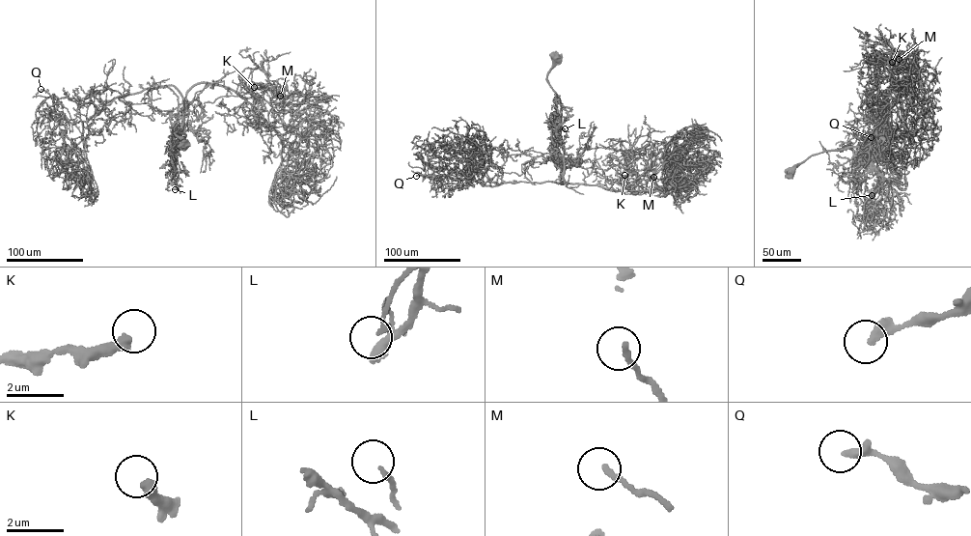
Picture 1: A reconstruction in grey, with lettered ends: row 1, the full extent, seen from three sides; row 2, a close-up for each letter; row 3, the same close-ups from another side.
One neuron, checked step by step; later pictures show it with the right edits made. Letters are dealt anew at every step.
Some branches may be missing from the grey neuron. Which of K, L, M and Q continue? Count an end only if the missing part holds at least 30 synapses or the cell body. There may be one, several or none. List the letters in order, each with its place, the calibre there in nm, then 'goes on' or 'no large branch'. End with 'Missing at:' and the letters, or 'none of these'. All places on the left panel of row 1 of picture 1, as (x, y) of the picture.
K: at (254, 87); 380 nm thick; no large branch
L: at (175, 189); 140 nm thick; no large branch
M: at (280, 96); 200 nm thick; no large branch
Q: at (41, 89); 220 nm thick; no large branch
Missing at: none of these

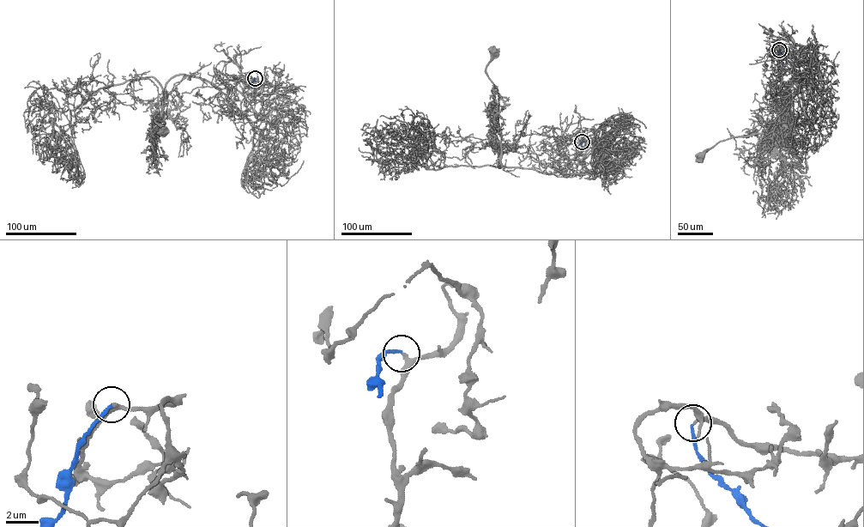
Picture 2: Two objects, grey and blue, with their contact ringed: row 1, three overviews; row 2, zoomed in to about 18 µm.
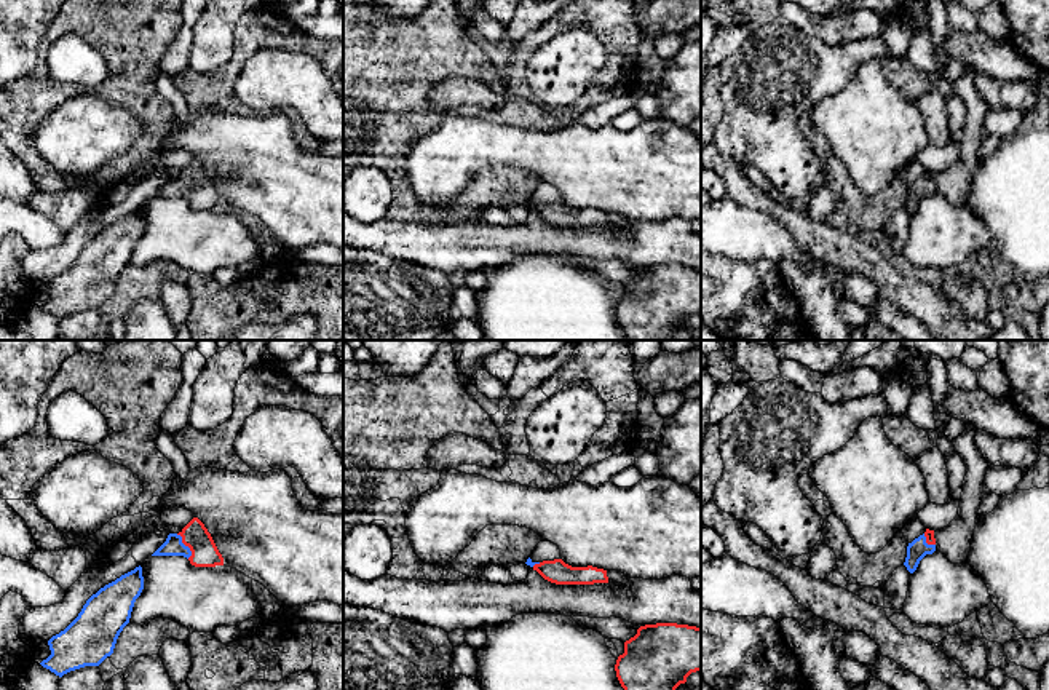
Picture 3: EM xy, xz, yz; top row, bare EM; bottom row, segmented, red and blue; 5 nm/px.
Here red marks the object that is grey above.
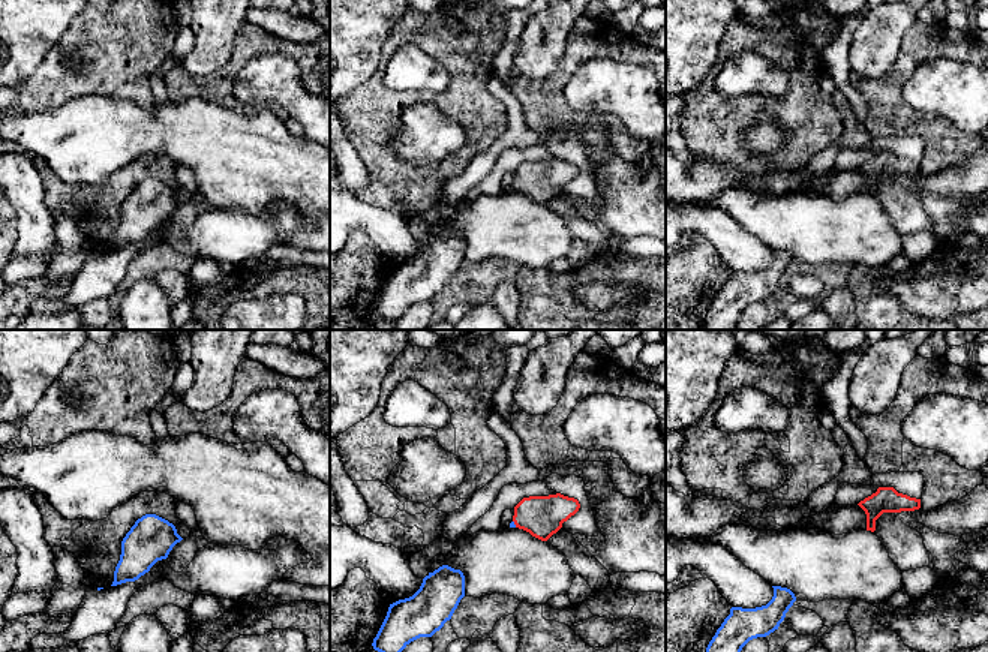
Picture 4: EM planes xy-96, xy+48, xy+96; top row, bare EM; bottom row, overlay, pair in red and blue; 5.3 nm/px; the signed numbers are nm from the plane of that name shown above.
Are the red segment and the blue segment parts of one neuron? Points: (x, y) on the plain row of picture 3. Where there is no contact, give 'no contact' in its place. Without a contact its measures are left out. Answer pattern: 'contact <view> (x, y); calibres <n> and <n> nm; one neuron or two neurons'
contact xy (186, 187); calibres 140 and 100 nm; one neuron

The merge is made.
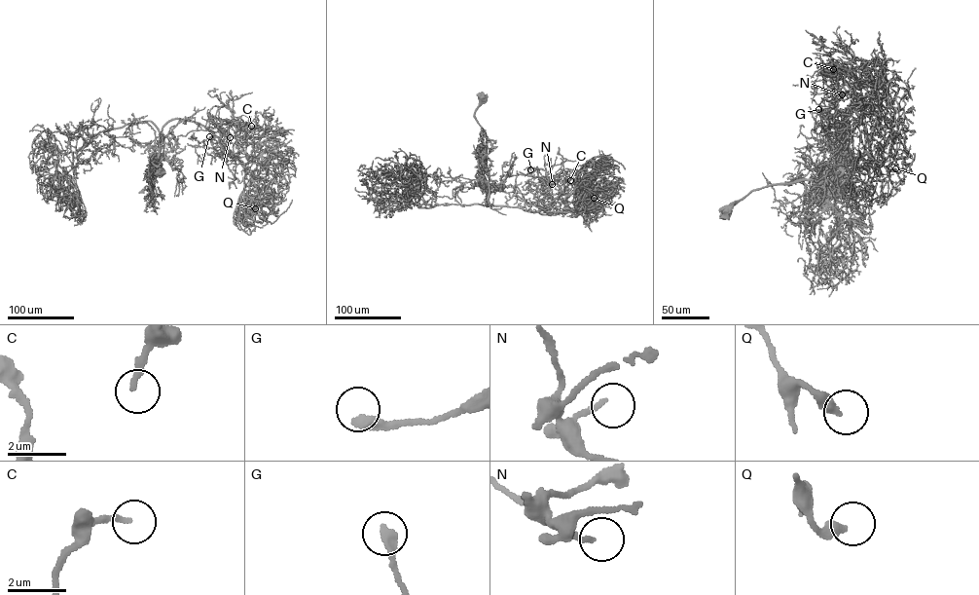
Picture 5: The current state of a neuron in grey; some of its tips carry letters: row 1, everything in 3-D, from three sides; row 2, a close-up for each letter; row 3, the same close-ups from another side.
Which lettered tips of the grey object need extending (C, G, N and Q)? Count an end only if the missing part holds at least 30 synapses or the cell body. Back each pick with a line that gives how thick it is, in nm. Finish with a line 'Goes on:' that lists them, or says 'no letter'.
C: calibre 200 nm
Goes on: C

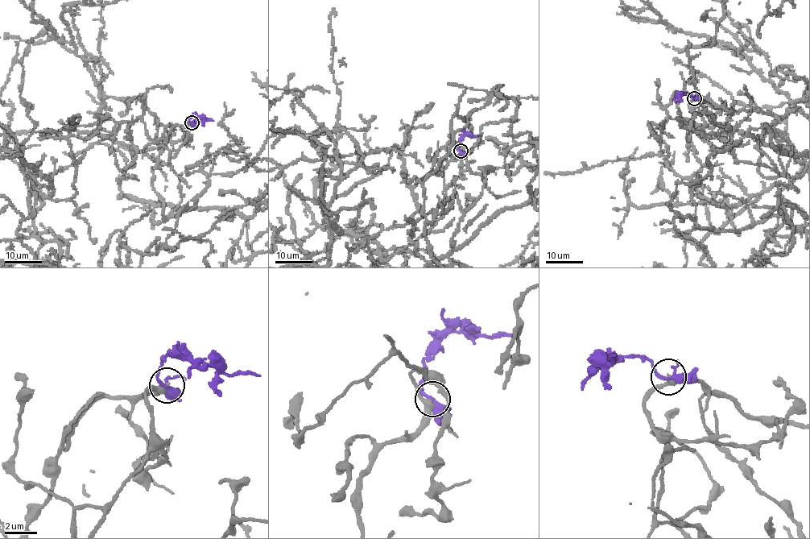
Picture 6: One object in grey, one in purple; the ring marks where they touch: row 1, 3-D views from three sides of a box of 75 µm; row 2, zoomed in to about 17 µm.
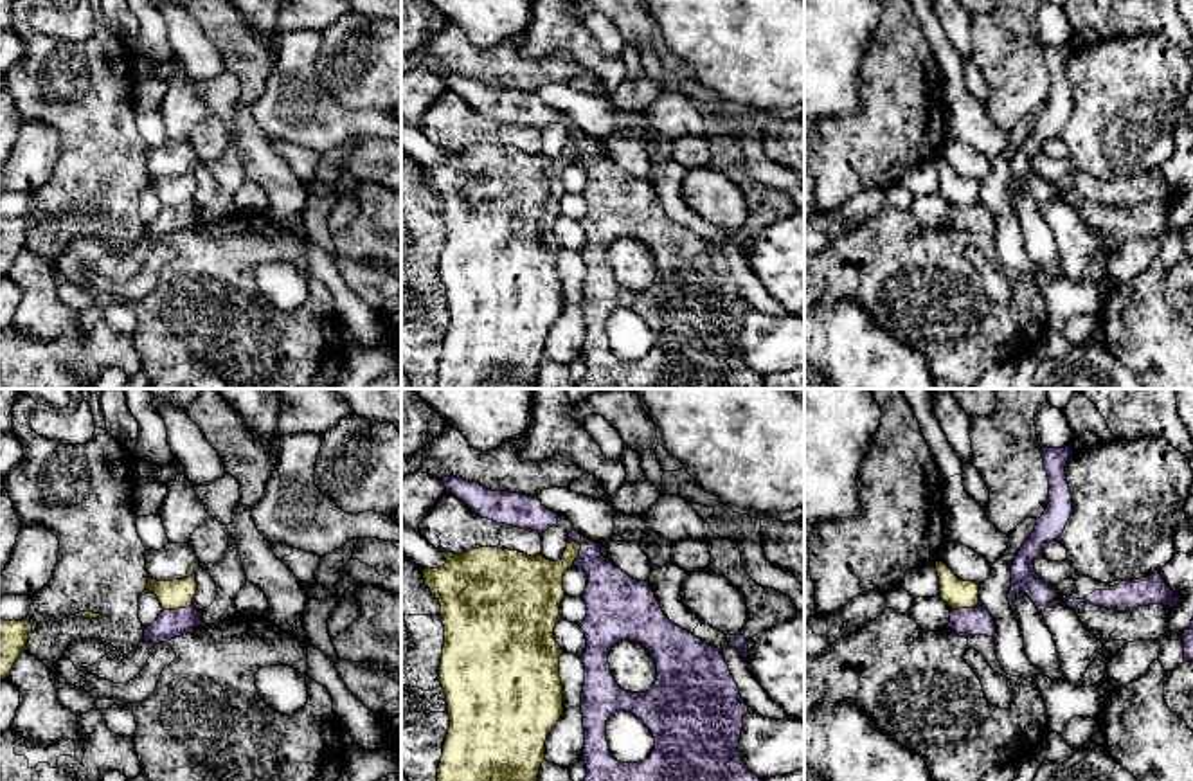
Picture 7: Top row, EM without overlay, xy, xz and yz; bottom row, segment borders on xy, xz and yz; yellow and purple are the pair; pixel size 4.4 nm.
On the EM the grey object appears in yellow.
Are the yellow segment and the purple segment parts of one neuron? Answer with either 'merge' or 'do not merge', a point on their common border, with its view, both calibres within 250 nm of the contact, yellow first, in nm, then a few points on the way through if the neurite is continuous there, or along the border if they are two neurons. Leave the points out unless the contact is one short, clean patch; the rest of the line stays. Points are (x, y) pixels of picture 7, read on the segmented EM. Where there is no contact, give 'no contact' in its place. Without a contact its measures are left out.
do not merge; meets yellow in xz at (580, 549); 240 nm thick on the yellow side, 240 nm on the other; border along xz (591, 540), (582, 546), (573, 565)

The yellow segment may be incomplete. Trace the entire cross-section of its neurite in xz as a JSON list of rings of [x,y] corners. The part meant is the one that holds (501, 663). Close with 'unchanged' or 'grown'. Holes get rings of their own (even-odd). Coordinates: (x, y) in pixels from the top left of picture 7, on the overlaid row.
[[[569,542],[563,556],[551,561],[542,554],[479,547],[462,554],[443,552],[446,563],[441,569],[421,569],[441,605],[444,626],[439,682],[450,729],[437,781],[538,781],[547,736],[563,714],[563,650],[554,626],[561,619],[563,574],[574,567],[579,551],[579,543]]] | unchanged

